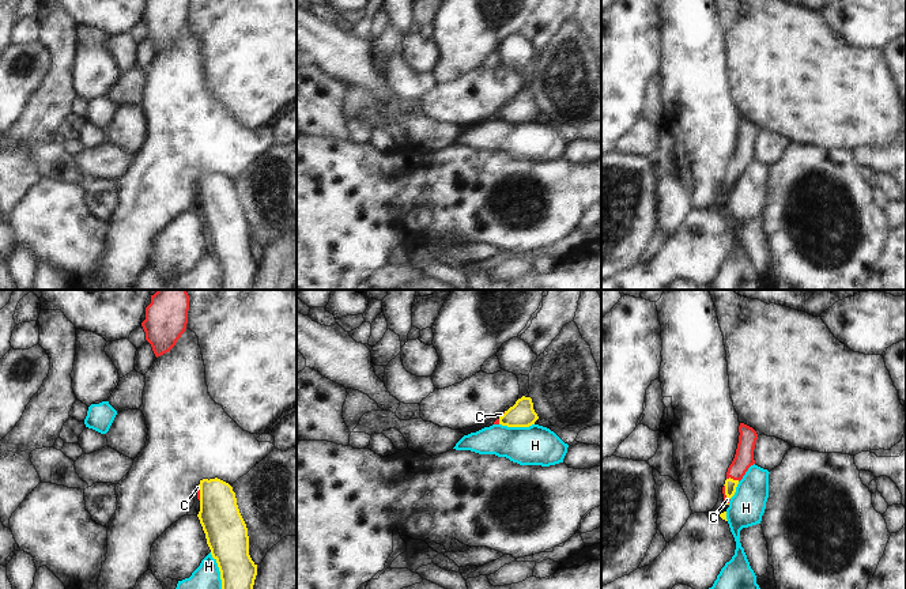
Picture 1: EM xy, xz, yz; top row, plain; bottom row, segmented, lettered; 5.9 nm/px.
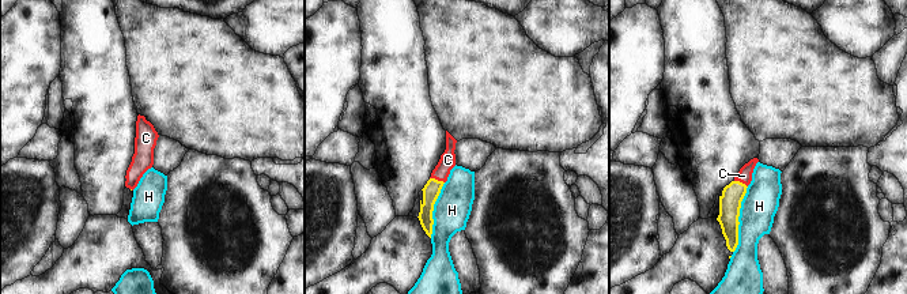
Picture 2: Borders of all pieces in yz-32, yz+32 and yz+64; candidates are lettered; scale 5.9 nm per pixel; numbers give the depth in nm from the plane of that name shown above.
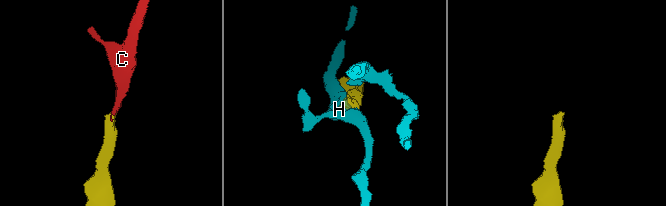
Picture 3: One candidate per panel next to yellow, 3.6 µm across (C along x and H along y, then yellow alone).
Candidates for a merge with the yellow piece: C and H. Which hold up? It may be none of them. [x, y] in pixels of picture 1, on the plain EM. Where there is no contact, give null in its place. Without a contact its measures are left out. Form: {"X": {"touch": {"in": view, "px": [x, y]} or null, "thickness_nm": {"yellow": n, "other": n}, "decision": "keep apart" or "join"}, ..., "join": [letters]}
{"C": {"touch": {"in": "yz", "px": [732, 174]}, "thickness_nm": {"yellow": 70, "other": 110}, "decision": "join"}, "H": {"touch": {"in": "xy", "px": [221, 268]}, "thickness_nm": {"yellow": 240, "other": 240}, "decision": "keep apart"}, "join": ["C"]}

